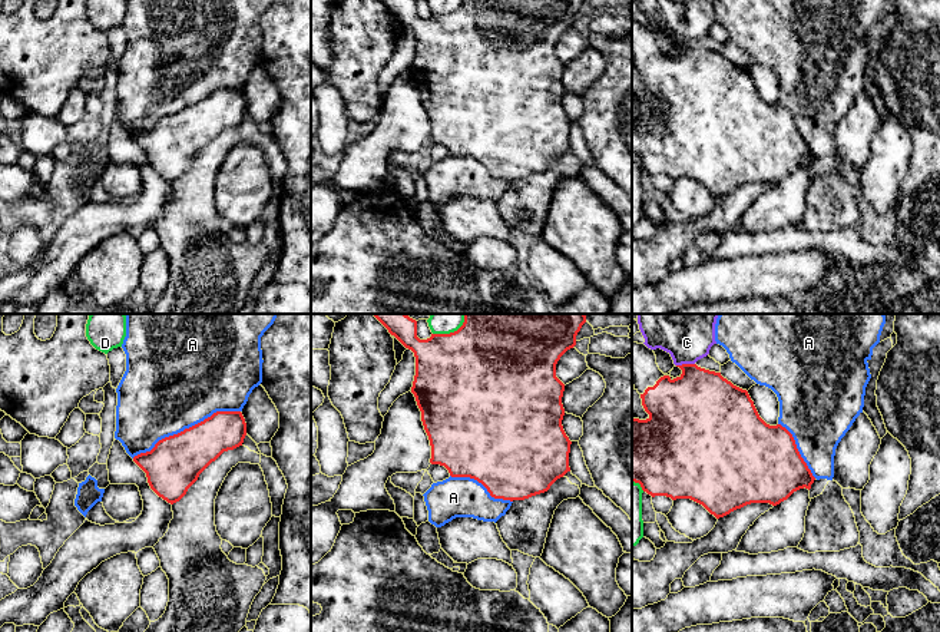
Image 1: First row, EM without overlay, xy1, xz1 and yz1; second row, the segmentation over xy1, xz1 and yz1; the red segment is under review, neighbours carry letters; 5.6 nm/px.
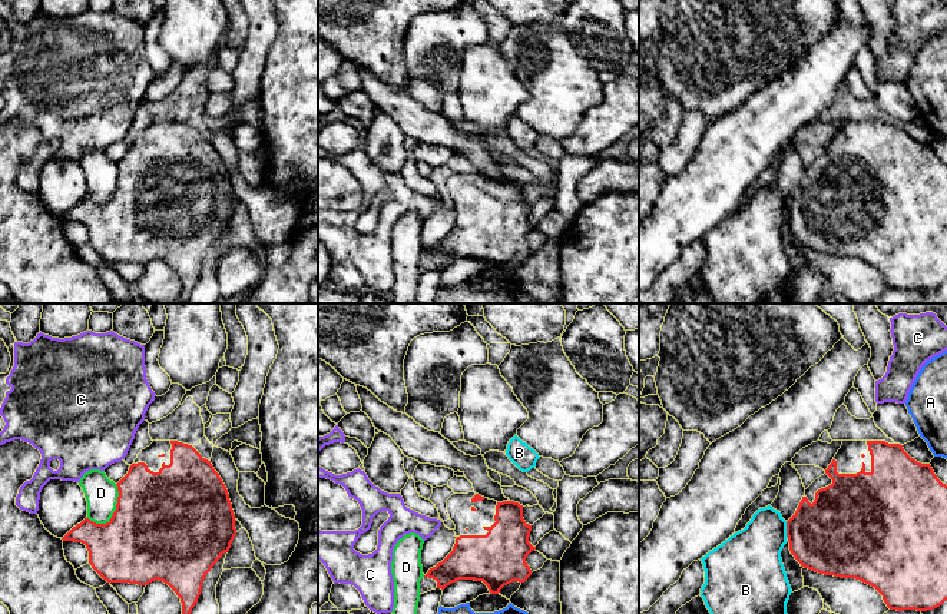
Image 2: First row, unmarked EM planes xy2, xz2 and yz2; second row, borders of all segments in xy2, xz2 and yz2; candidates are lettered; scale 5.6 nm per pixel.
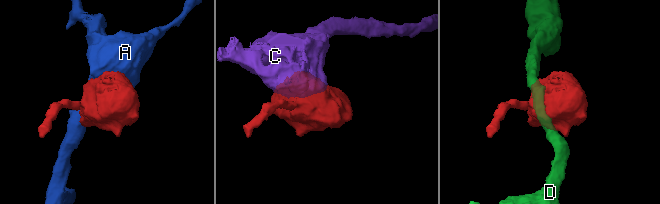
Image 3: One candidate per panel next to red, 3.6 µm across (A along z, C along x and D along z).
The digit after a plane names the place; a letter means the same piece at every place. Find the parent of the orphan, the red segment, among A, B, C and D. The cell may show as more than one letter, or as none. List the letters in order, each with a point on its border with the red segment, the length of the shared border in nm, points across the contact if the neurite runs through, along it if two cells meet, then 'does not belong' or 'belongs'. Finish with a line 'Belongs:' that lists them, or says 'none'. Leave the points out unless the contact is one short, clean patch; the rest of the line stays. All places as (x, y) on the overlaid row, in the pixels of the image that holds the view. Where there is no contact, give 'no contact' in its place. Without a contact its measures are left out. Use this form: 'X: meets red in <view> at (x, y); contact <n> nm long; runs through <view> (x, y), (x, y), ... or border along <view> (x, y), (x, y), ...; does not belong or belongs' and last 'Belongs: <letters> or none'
A: meets red in xy1 at (185, 429); contact 650 nm long; does not belong
B: meets red in yz2 at (787, 530); contact 100 nm long; does not belong
C: meets red in yz1 at (685, 364); contact 110 nm long; border along yz1 (694, 363), (677, 366); does not belong
D: meets red in xy2 at (115, 511); contact 260 nm long; does not belong
Belongs: none

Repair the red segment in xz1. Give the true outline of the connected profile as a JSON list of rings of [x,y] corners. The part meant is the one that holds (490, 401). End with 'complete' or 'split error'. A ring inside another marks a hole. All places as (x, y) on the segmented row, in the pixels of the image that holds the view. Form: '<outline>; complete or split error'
[[[371,314],[391,335],[394,335],[406,348],[411,350],[416,357],[416,375],[411,393],[416,397],[421,411],[421,421],[431,446],[431,464],[444,466],[451,477],[470,477],[481,483],[491,497],[503,500],[524,500],[532,496],[545,493],[569,467],[569,453],[572,441],[566,436],[562,420],[565,408],[562,397],[565,384],[556,377],[556,364],[560,357],[576,345],[576,335],[586,322],[585,314],[464,314],[463,325],[450,334],[431,334],[427,340],[417,337],[417,321],[407,314]]]; complete

